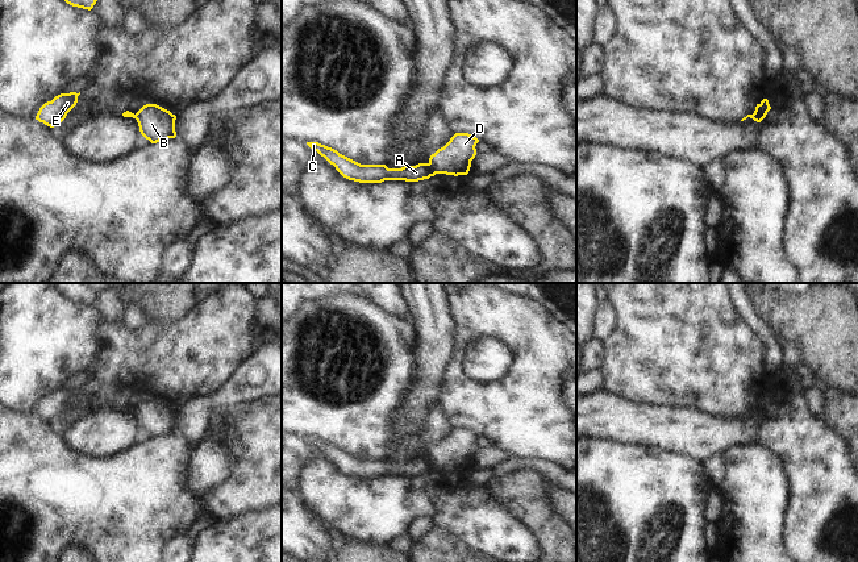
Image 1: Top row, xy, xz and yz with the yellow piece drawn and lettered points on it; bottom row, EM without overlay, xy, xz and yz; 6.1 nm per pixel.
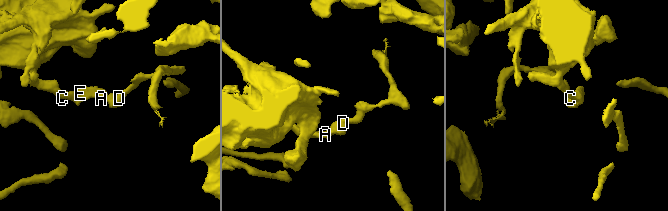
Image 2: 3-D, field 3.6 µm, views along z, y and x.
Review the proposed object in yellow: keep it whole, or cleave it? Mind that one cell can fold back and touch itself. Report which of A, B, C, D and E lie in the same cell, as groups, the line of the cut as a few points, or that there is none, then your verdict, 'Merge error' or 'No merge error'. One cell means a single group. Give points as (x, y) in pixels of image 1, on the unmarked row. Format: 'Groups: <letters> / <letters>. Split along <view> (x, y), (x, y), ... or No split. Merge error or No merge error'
Groups: A C E / B D. Split along xz (429, 457), (436, 467). Merge error.

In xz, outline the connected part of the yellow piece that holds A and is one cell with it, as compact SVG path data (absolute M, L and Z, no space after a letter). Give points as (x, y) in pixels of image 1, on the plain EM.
M307 437L307 440L333 459L343 473L359 478L382 478L384 475L418 476L436 470L430 458L418 458L401 463L388 463L386 459L361 459L318 437Z

